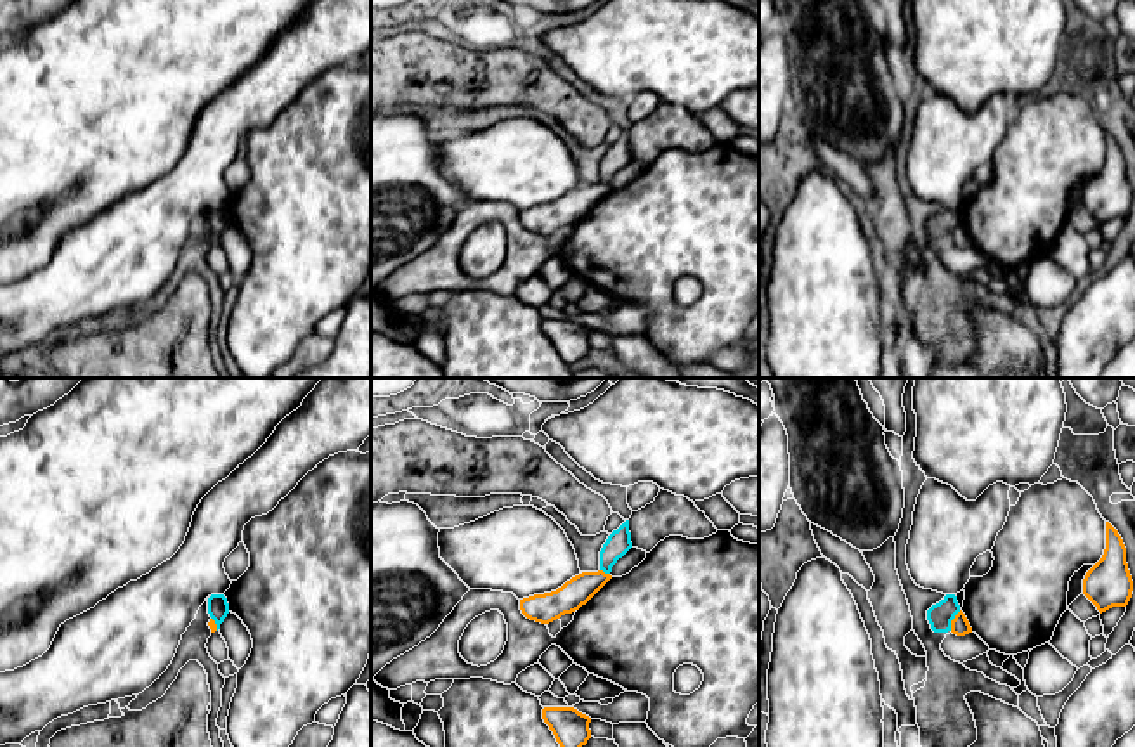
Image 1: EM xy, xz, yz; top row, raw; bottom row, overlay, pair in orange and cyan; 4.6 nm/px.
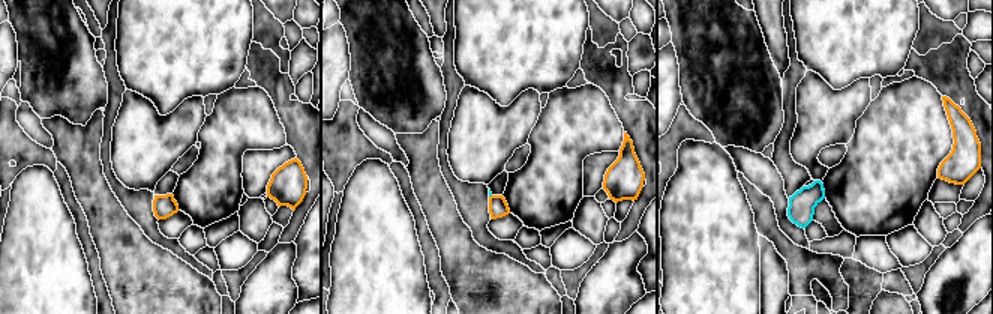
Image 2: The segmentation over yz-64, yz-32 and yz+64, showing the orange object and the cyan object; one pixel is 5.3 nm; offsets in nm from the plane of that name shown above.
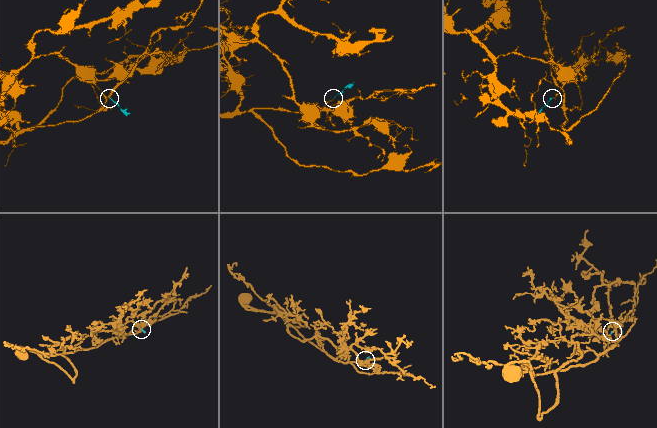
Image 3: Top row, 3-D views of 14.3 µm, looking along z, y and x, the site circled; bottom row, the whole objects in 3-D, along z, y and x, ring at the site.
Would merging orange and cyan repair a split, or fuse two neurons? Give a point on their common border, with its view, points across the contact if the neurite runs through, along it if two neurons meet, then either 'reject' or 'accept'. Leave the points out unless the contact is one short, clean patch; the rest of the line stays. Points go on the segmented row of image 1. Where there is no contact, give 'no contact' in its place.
meets orange in yz at (952, 621); border along yz (960, 610), (952, 621), (950, 630); reject

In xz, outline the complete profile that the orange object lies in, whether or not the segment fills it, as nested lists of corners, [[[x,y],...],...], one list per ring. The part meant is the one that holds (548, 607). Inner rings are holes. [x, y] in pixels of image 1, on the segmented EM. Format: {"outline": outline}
{"outline": [[[603,570],[582,572],[561,588],[544,594],[534,594],[520,600],[522,614],[535,622],[549,624],[565,614],[572,614],[586,605],[608,581],[610,574]]]}

